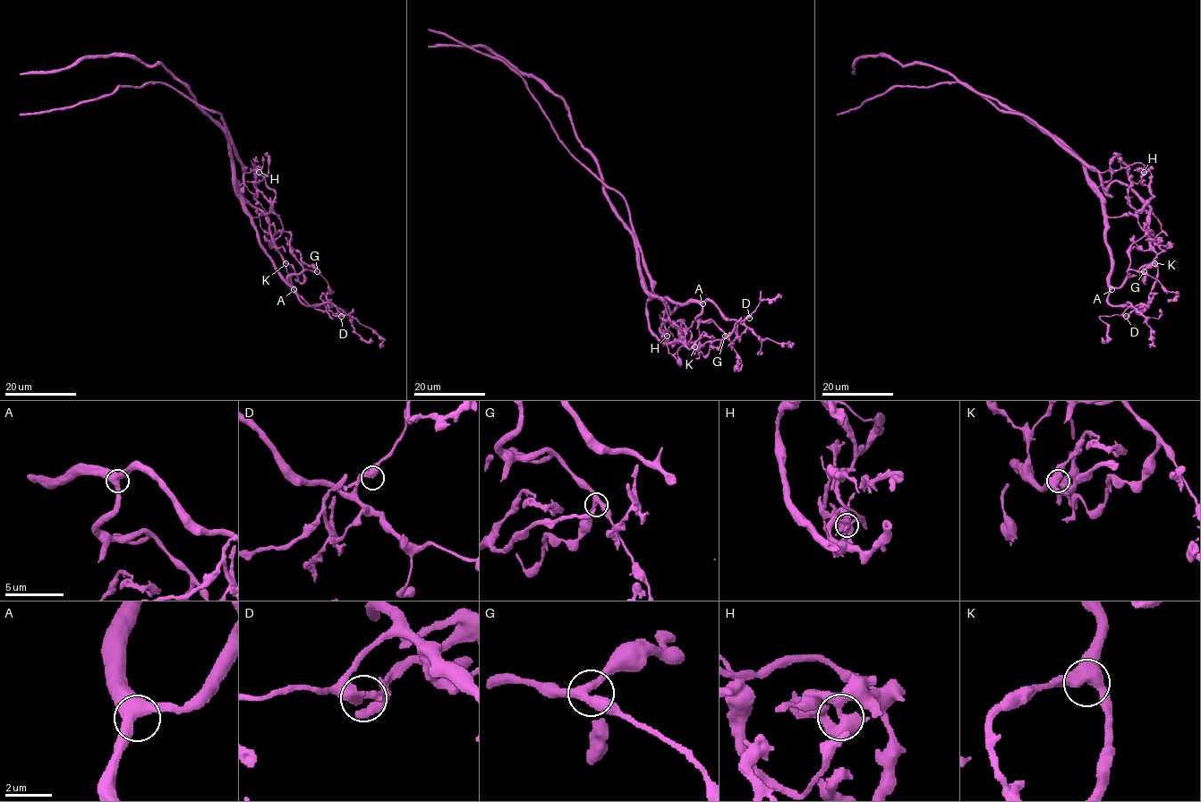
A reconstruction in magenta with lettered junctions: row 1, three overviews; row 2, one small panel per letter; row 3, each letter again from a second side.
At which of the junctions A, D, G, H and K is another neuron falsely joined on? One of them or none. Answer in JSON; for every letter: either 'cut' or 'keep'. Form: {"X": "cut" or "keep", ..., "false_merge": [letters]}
{"A": "keep", "D": "keep", "G": "keep", "H": "cut", "K": "keep", "false_merge": ["H"]}

